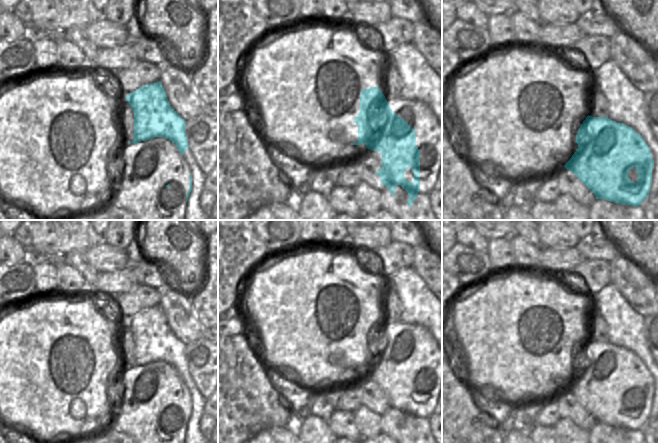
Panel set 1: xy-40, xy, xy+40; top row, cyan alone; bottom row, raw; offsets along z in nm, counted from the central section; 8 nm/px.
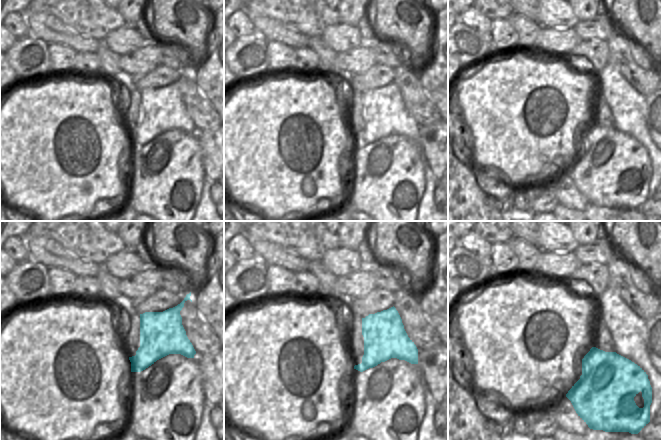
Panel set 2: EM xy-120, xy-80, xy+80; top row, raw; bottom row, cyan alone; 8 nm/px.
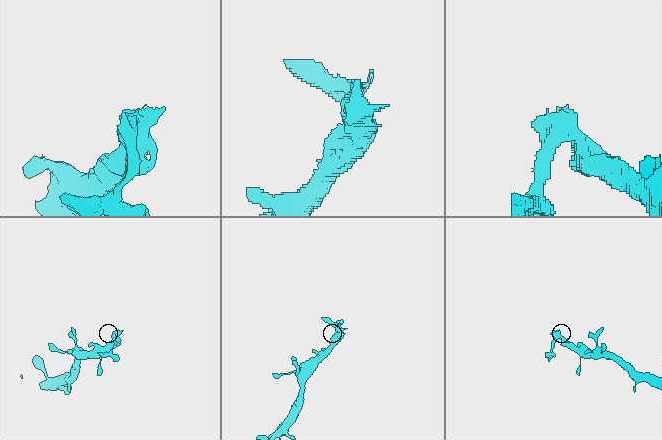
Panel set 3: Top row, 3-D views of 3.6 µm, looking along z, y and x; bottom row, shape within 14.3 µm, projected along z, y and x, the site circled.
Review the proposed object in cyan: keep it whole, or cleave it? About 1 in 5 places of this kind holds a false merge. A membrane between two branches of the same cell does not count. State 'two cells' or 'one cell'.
one cell

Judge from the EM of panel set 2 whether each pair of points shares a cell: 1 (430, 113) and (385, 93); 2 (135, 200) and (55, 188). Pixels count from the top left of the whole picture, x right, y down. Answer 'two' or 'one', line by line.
1: two
2: two

